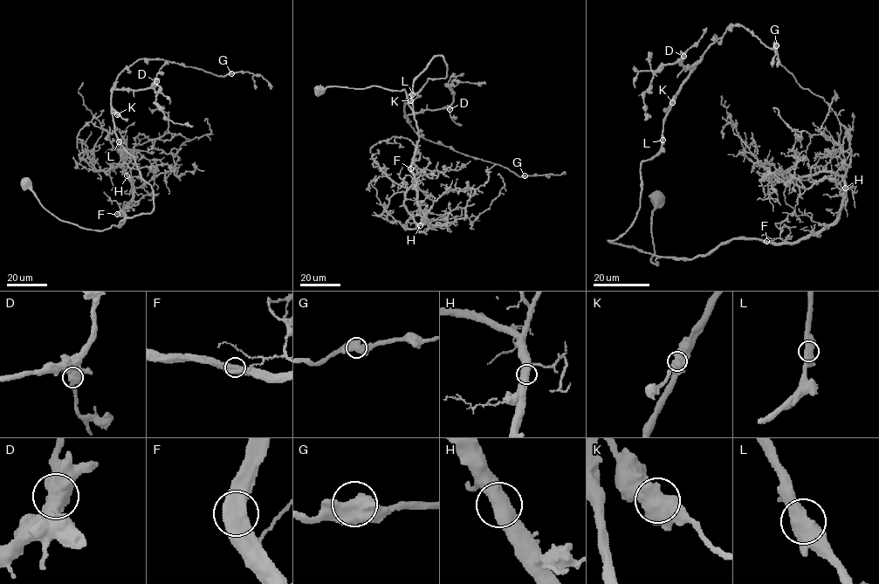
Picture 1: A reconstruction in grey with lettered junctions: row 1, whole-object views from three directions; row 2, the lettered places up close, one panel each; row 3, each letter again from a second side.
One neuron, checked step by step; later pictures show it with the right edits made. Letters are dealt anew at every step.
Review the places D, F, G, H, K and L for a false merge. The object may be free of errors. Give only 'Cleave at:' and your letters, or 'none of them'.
Cleave at: none of them

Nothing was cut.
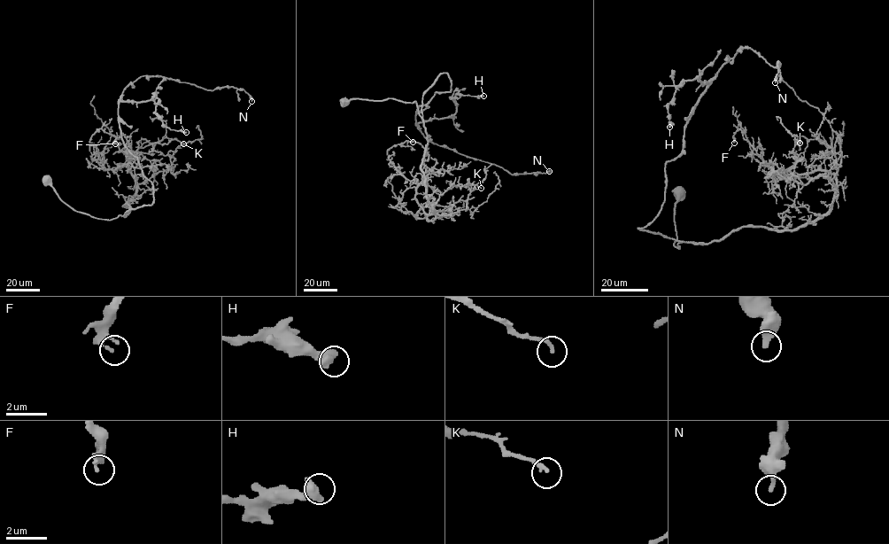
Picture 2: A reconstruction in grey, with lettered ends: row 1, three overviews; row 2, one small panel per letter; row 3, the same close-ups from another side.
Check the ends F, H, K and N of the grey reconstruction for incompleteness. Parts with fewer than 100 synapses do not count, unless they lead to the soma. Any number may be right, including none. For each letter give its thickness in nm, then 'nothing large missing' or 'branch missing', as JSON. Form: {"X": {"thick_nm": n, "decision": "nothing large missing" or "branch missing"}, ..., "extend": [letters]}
{"F": {"thick_nm": 150, "decision": "nothing large missing"}, "H": {"thick_nm": 600, "decision": "nothing large missing"}, "K": {"thick_nm": 190, "decision": "nothing large missing"}, "N": {"thick_nm": 400, "decision": "nothing large missing"}, "extend": []}

